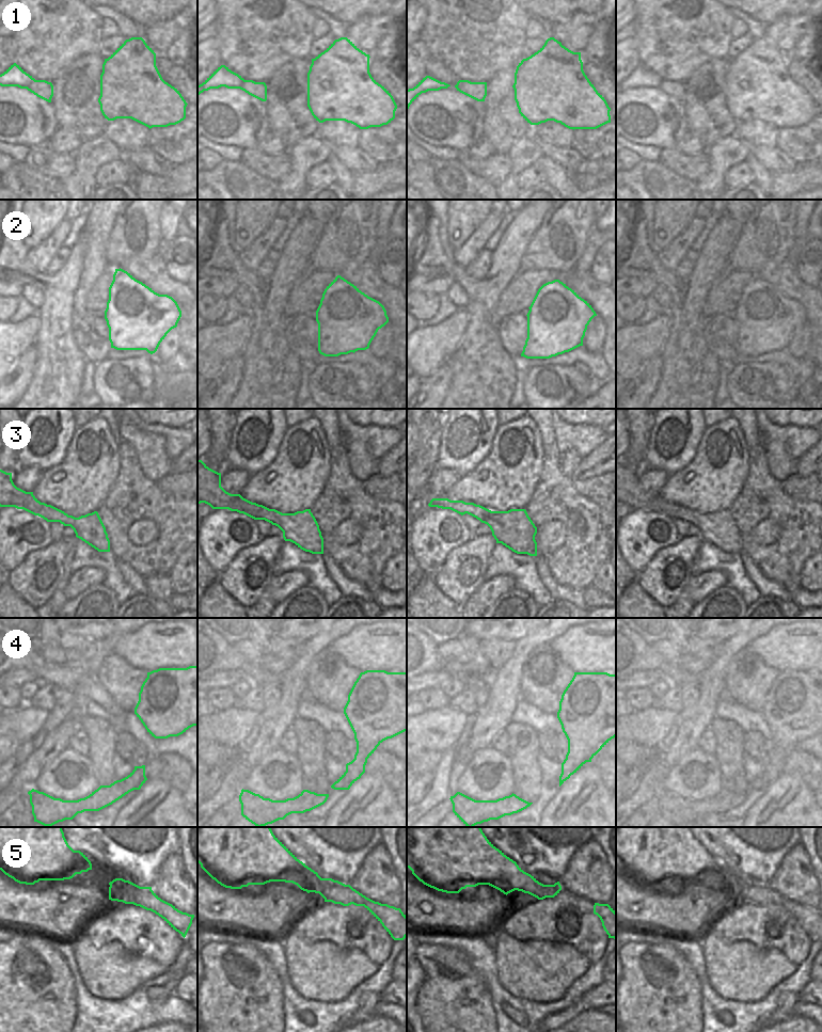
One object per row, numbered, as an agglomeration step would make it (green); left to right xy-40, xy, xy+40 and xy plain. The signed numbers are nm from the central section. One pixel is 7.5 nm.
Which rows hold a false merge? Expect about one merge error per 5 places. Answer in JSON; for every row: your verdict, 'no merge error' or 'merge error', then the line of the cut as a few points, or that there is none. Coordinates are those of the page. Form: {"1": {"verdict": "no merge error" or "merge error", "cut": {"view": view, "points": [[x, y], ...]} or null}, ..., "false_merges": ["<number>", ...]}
{"1": {"verdict": "no merge error", "cut": null}, "2": {"verdict": "no merge error", "cut": null}, "3": {"verdict": "no merge error", "cut": null}, "4": {"verdict": "no merge error", "cut": null}, "5": {"verdict": "no merge error", "cut": null}, "false_merges": []}

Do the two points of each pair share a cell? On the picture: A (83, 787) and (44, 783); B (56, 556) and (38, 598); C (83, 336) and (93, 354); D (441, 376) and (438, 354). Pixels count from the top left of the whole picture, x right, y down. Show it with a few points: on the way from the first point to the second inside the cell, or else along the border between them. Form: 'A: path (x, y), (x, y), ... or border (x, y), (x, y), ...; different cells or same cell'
A: path (74, 788), (64, 790), (53, 783); same cell
B: path (58, 567), (56, 570), (57, 580), (49, 589); same cell
C: path (88, 340), (93, 346), (93, 350); same cell
D: border (449, 360), (444, 362), (431, 375), (421, 380); different cells

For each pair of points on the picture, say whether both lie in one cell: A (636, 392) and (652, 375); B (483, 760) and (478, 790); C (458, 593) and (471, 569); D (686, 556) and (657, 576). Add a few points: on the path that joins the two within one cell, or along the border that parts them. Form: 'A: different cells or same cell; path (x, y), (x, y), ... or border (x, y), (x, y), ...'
A: same cell; path (641, 387), (648, 379)
B: same cell; path (473, 763), (469, 767), (475, 780)
C: same cell; path (459, 587), (459, 581), (464, 575)
D: same cell; path (676, 554), (668, 553), (664, 555), (660, 566)

